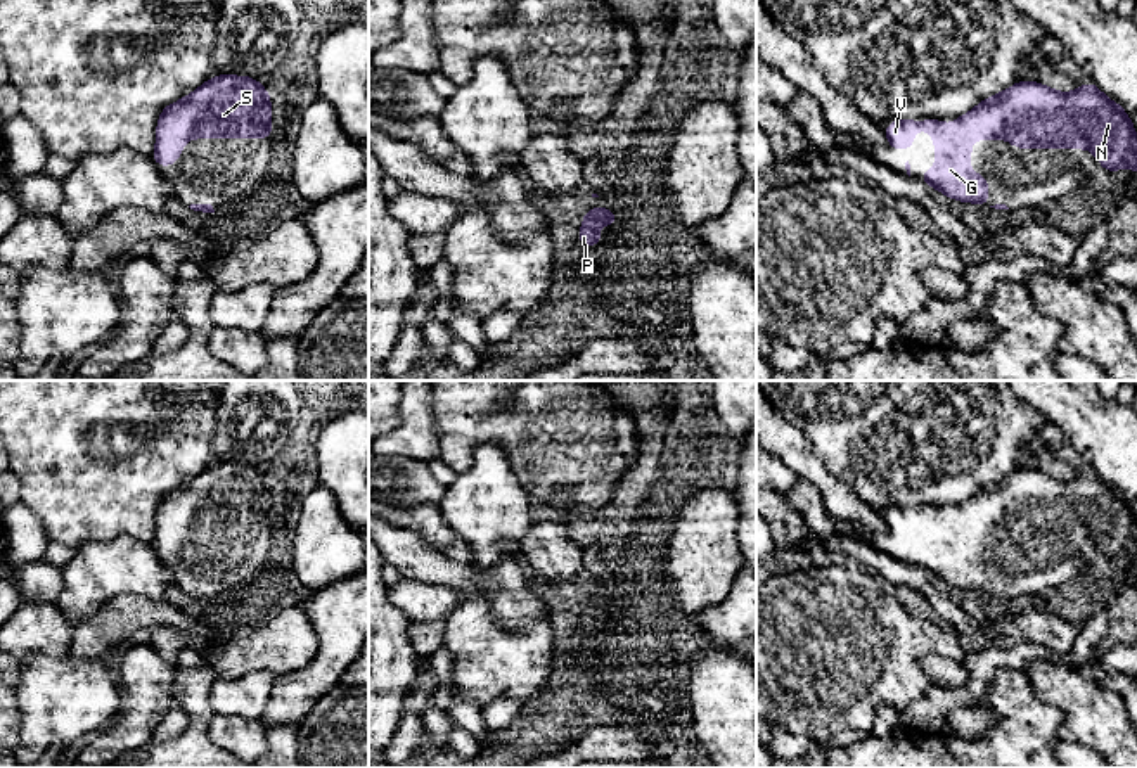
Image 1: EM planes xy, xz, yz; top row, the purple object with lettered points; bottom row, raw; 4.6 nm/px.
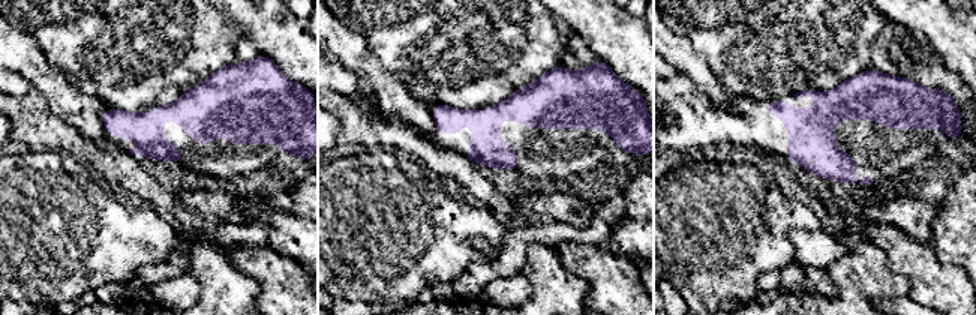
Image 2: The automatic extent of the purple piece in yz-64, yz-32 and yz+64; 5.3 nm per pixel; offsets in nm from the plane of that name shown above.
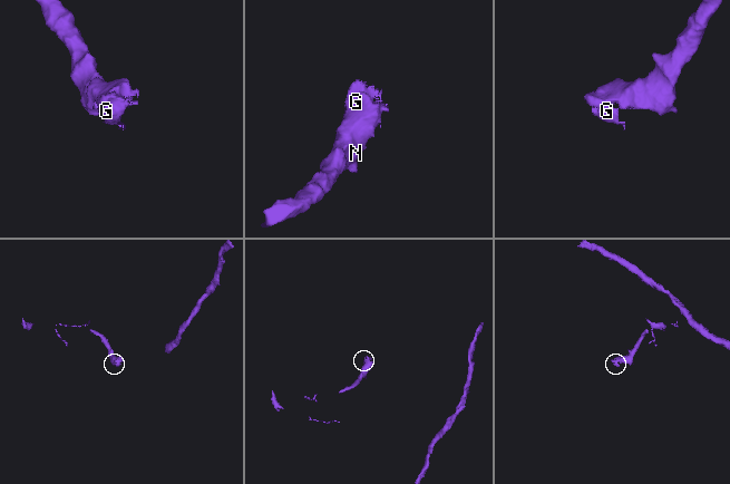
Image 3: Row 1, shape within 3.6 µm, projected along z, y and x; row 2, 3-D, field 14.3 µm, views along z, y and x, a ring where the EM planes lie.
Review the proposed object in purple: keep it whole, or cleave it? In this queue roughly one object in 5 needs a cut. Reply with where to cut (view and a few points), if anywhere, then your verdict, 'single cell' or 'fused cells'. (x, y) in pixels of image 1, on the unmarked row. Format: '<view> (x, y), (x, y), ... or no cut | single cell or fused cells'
no cut | single cell

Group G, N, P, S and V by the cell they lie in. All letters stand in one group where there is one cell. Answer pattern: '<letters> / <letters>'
G N P S V

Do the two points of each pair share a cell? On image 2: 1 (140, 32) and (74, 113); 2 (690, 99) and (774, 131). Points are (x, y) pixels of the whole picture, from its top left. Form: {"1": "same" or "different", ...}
{"1": "different", "2": "same"}

